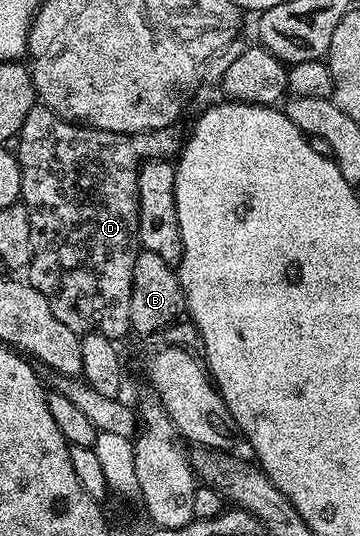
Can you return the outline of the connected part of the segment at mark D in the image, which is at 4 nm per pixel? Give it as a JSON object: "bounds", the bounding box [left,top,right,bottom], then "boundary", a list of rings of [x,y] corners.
{"bounds":[17,105,184,341],"boundary":[[[36,105],[29,113],[29,117],[25,117],[25,125],[21,125],[17,136],[17,158],[19,160],[19,168],[21,169],[21,202],[29,213],[29,221],[31,222],[31,265],[26,268],[25,275],[32,287],[36,287],[45,297],[45,301],[49,301],[49,309],[53,309],[53,317],[57,317],[57,321],[61,321],[61,325],[65,325],[69,329],[73,329],[75,334],[82,337],[89,334],[104,335],[116,341],[122,340],[123,334],[131,331],[131,318],[129,317],[129,305],[131,304],[131,286],[133,285],[133,265],[137,261],[140,253],[139,246],[139,169],[149,159],[166,159],[178,156],[184,142],[184,136],[179,136],[180,128],[178,126],[166,127],[165,129],[157,129],[156,131],[142,131],[136,135],[126,135],[125,133],[109,133],[105,129],[97,129],[96,127],[85,127],[82,123],[73,123],[69,119],[63,119],[57,113],[53,113],[47,107]]]}

